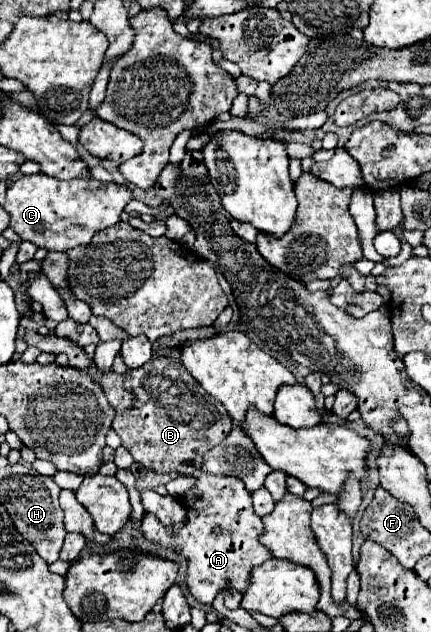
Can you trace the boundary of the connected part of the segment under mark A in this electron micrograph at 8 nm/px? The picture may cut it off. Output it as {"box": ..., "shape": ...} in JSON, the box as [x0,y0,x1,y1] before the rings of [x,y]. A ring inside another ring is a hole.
{"box":[142,473,272,603],"shape":[[[196,473],[194,475],[198,481],[196,485],[182,495],[182,505],[188,511],[188,519],[186,525],[182,527],[174,527],[170,529],[168,525],[162,525],[154,515],[144,515],[142,519],[142,531],[150,541],[160,543],[162,547],[172,547],[176,551],[180,551],[186,559],[188,559],[188,589],[190,593],[200,601],[200,603],[212,603],[216,593],[222,589],[236,589],[240,593],[244,593],[248,589],[248,577],[252,573],[252,567],[264,563],[266,559],[272,557],[270,549],[264,549],[264,545],[260,543],[260,533],[262,533],[262,521],[260,517],[254,513],[252,509],[252,501],[250,501],[250,493],[244,489],[244,483],[238,477],[212,477],[208,473]],[[214,527],[220,527],[222,533],[214,535]]]}

